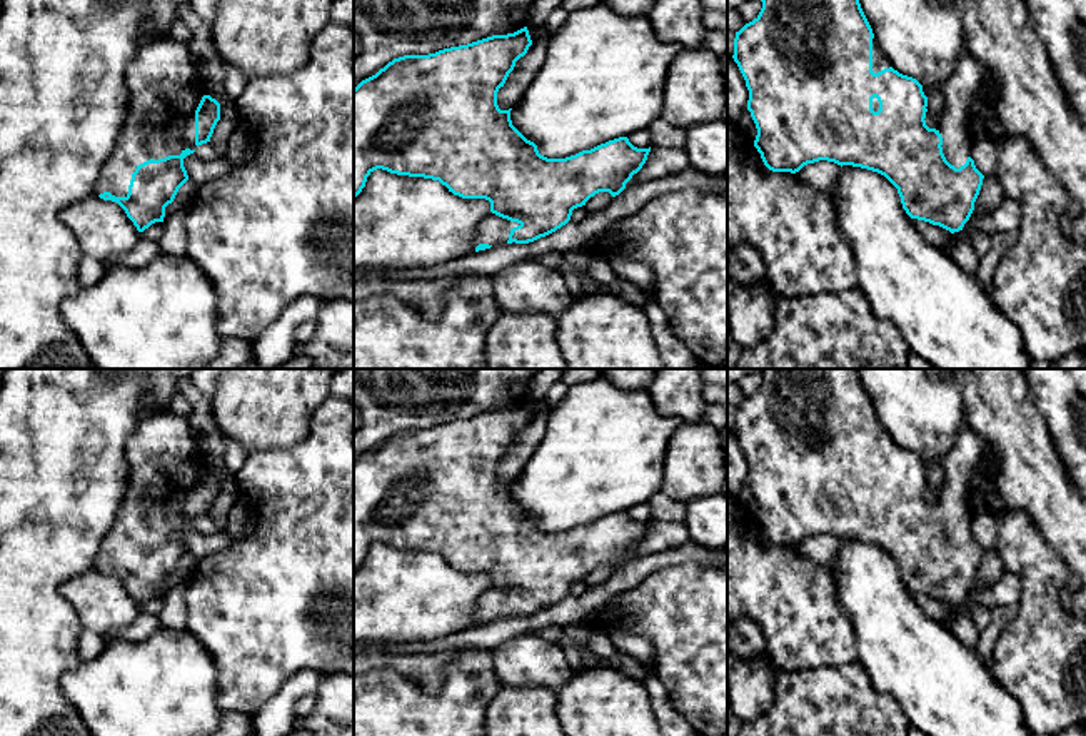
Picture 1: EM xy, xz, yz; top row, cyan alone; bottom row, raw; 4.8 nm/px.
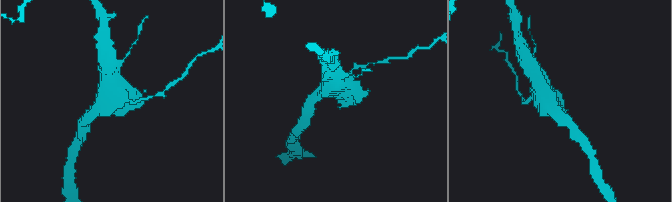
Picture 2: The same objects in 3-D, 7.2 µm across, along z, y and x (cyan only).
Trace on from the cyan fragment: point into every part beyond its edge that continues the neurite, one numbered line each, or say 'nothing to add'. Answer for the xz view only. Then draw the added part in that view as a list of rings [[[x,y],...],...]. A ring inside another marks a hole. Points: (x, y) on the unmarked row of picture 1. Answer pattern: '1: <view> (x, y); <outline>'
1: xz (494, 604); [[[490,586],[479,597],[477,616],[489,618],[489,619],[507,618],[510,604],[517,599],[520,599],[520,597],[510,596],[510,594],[502,592],[502,591]]]

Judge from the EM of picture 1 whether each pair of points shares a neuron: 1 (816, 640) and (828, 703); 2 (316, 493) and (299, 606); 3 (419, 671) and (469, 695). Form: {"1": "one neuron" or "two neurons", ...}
{"1": "two neurons", "2": "one neuron", "3": "two neurons"}

